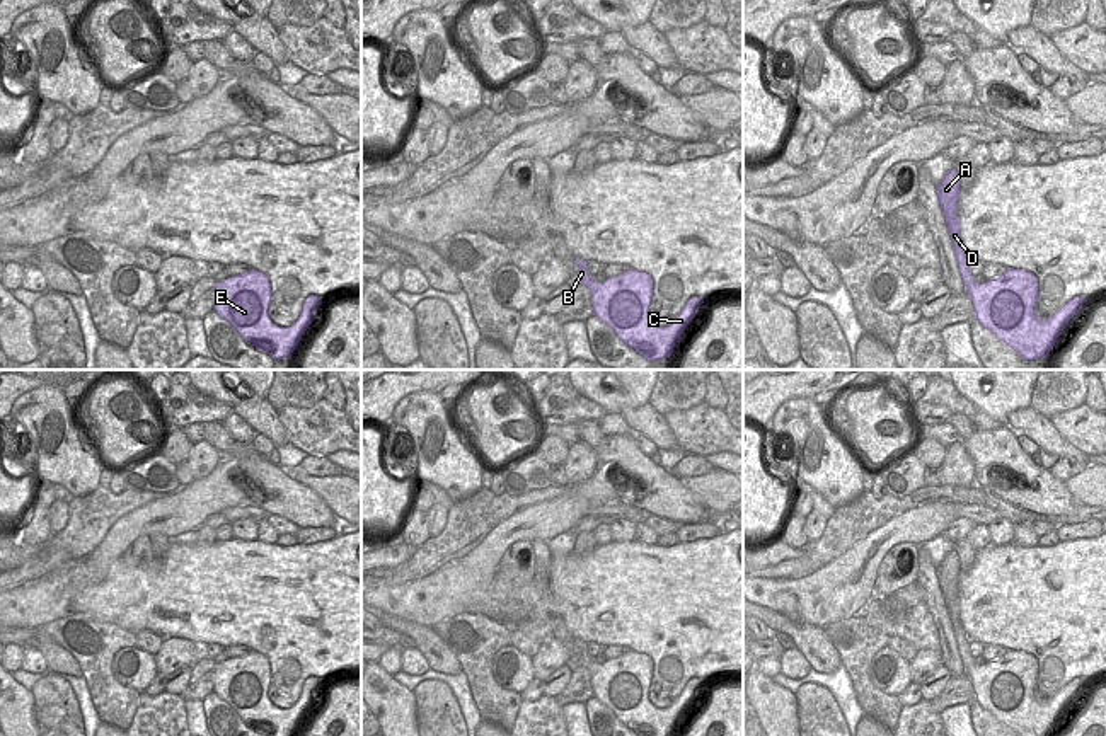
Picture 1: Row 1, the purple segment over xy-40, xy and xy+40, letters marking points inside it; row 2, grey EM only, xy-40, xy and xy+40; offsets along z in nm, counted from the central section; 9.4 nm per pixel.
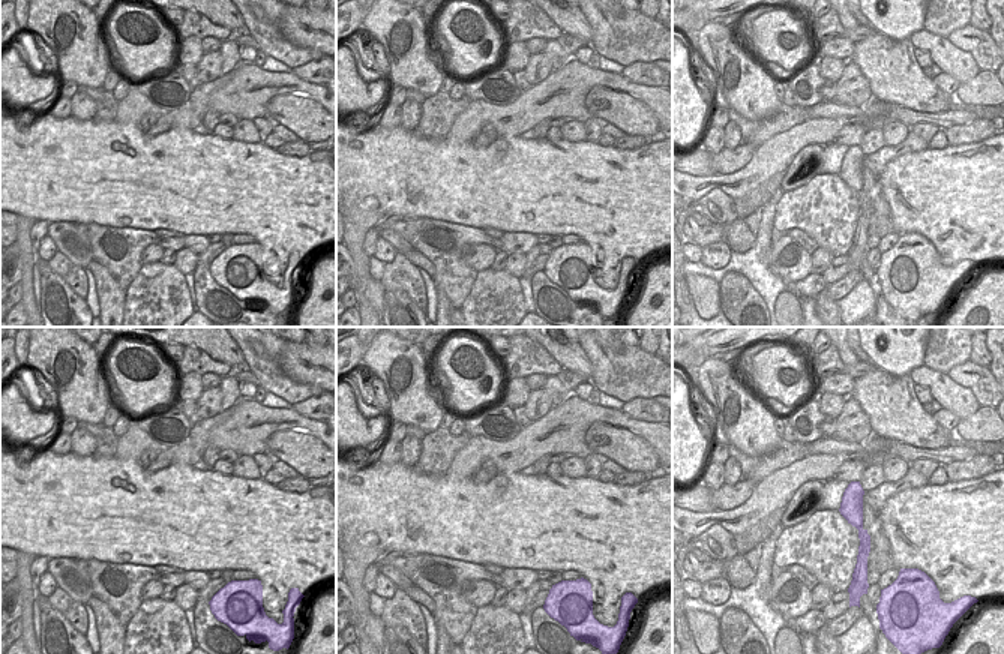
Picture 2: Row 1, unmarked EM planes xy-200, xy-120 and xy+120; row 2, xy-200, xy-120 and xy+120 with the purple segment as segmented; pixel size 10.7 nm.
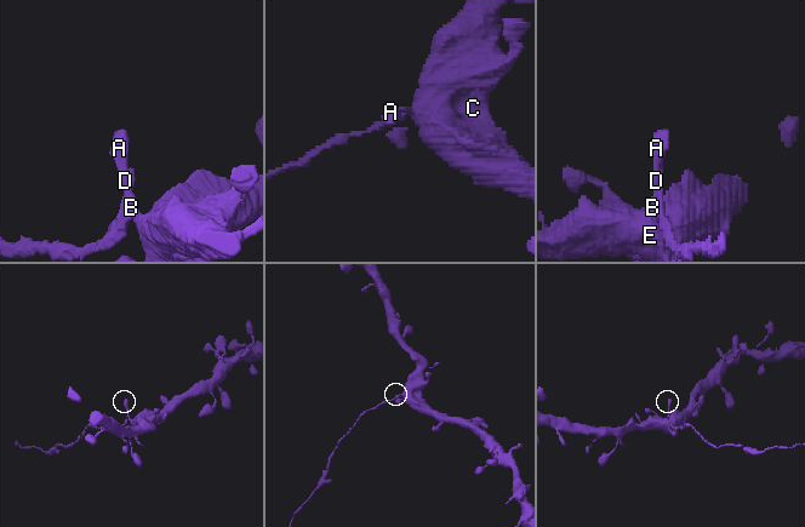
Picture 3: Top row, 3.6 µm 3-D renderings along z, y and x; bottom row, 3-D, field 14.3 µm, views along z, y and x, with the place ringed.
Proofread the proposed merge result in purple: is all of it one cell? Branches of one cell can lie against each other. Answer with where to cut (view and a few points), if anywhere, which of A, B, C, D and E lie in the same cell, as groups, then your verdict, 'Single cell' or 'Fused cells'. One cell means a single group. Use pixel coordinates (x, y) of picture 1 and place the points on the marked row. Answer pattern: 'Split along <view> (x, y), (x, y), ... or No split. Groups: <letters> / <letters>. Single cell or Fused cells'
Split along xy+40 (973, 280), (967, 292). Groups: A B D / C E. Fused cells

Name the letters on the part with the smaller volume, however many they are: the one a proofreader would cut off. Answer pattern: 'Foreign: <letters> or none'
Foreign: A, B, D

